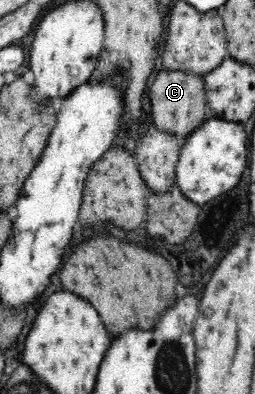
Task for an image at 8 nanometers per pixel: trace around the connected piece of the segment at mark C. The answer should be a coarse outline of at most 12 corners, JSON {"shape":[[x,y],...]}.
{"shape":[[163,67],[152,120],[181,141],[205,118],[204,75]]}

